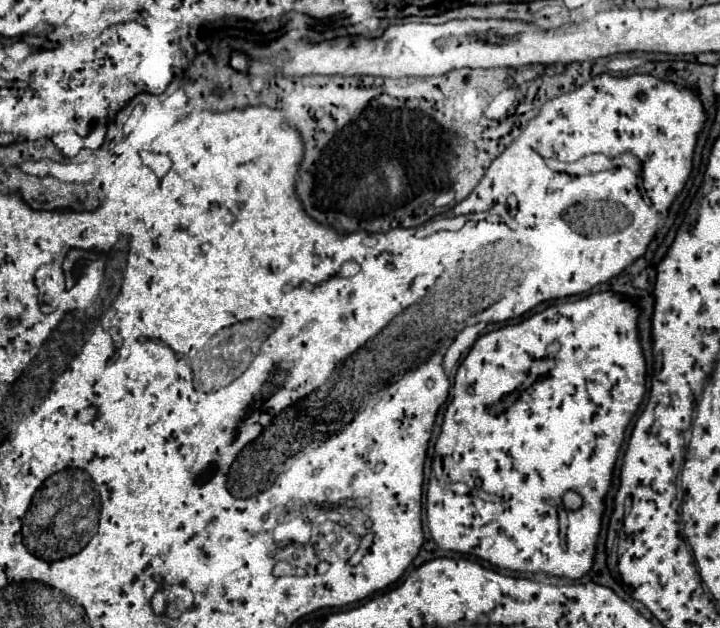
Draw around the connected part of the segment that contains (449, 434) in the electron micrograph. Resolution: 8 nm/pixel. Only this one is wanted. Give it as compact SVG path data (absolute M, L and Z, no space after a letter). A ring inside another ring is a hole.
M607 290L589 294L575 302L549 306L519 324L503 326L477 338L457 368L450 392L451 404L445 410L441 434L435 442L435 454L442 460L443 474L449 484L465 482L473 490L499 496L503 502L483 502L477 496L457 496L447 490L427 492L427 528L439 548L473 554L493 566L513 572L551 574L551 560L563 556L565 508L561 498L571 490L571 484L567 484L567 476L571 476L571 460L575 460L575 456L591 456L587 436L595 436L595 432L625 432L633 418L631 400L641 400L642 403L646 395L646 374L623 376L623 372L635 372L635 368L627 364L627 356L643 356L637 320L637 300L627 300L625 296ZM537 360L553 360L553 368L539 376L531 386L524 387L526 382L523 380ZM519 386L525 390L517 396L513 406L507 406L503 414L493 416L487 406L499 402Z

